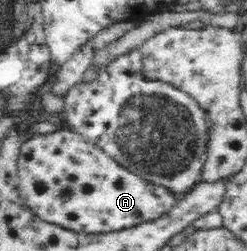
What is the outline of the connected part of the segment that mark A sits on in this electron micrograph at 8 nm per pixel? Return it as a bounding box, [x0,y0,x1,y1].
[18,129,176,234]

